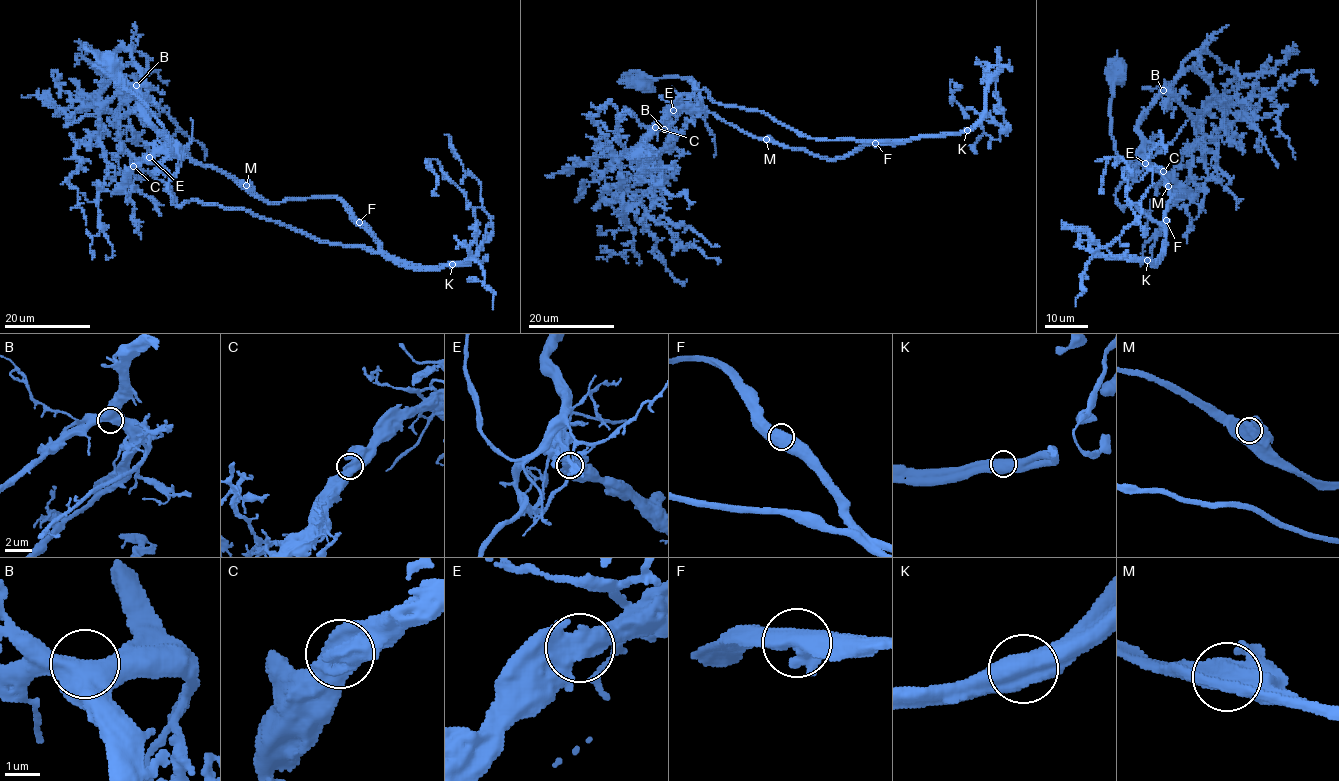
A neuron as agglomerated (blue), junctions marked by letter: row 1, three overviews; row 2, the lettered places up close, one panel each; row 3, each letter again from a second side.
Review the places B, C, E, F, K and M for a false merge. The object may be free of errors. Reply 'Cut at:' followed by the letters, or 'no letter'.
Cut at: K

